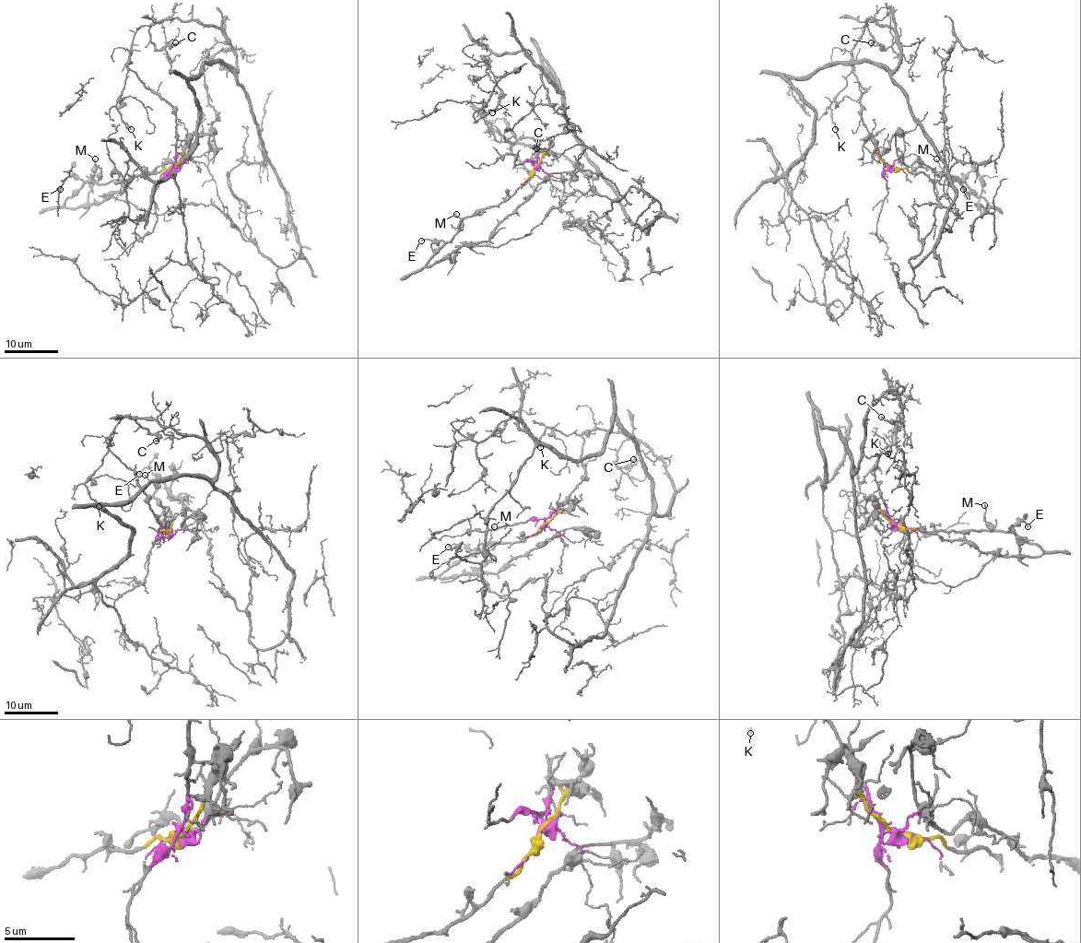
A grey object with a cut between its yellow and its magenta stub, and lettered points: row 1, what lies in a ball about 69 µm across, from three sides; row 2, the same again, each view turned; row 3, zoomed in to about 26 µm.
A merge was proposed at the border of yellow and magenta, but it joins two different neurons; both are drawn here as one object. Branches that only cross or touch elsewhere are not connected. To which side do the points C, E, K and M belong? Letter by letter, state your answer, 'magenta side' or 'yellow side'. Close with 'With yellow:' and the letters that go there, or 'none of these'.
C: magenta side
E: yellow side
K: magenta side
M: yellow side
With yellow: E, M

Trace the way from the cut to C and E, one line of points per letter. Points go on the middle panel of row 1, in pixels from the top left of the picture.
C: (533, 168), (537, 139), (509, 141), (488, 129), (494, 137), (511, 144), (520, 160), (530, 160), (537, 148)
E: (533, 168), (529, 179), (505, 200), (464, 218), (457, 232), (448, 241), (421, 241)

